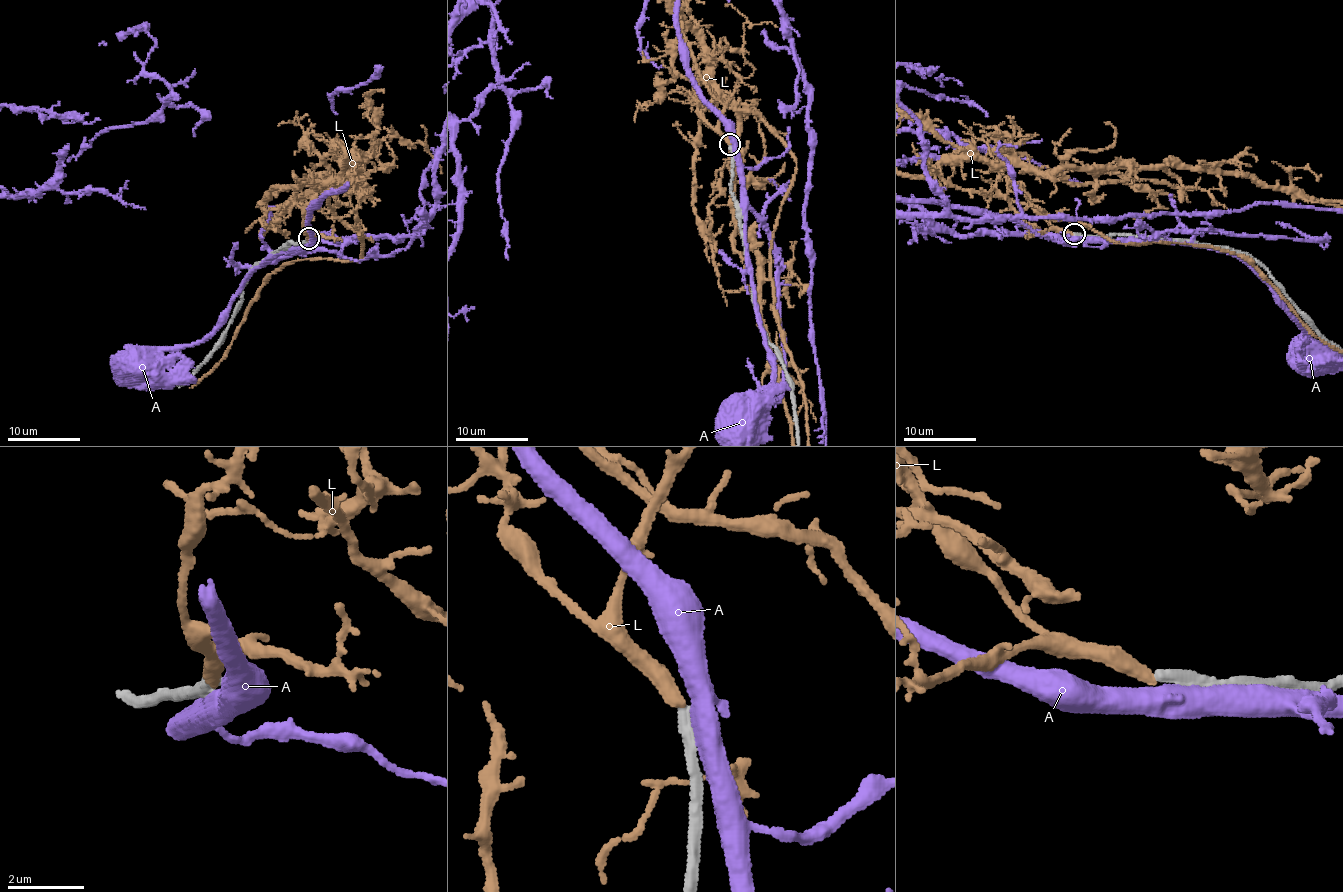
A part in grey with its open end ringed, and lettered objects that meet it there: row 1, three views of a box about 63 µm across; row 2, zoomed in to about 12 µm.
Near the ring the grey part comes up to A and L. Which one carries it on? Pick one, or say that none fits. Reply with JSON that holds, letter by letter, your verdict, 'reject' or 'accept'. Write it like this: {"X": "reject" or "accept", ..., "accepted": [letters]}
{"A": "reject", "L": "reject", "accepted": []}

